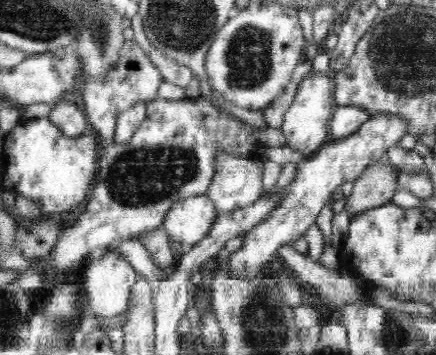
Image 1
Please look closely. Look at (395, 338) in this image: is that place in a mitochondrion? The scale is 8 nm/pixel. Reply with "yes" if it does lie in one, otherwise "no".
yes

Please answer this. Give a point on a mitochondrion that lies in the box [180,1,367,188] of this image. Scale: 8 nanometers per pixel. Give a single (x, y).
(248, 56)

